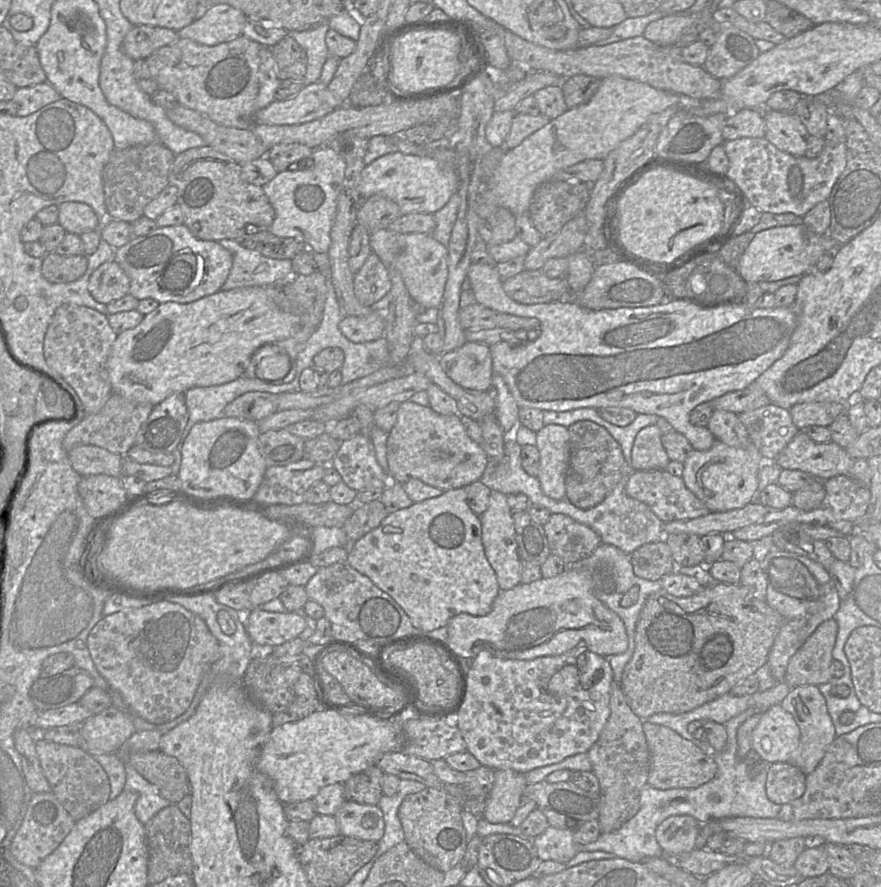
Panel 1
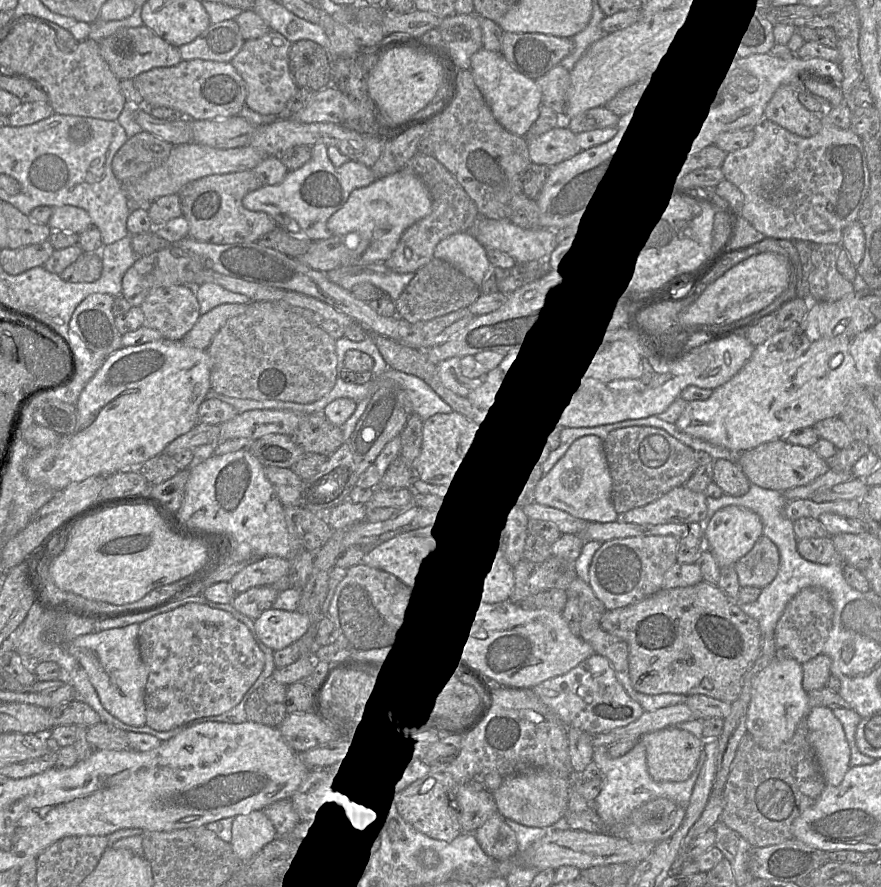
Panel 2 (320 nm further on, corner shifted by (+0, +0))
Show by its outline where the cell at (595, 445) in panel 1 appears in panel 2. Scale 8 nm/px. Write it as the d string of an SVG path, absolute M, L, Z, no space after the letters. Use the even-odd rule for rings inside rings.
M650 426L612 430L603 440L611 479L611 501L617 514L652 503L675 487L685 485L699 466L695 450L666 431Z

